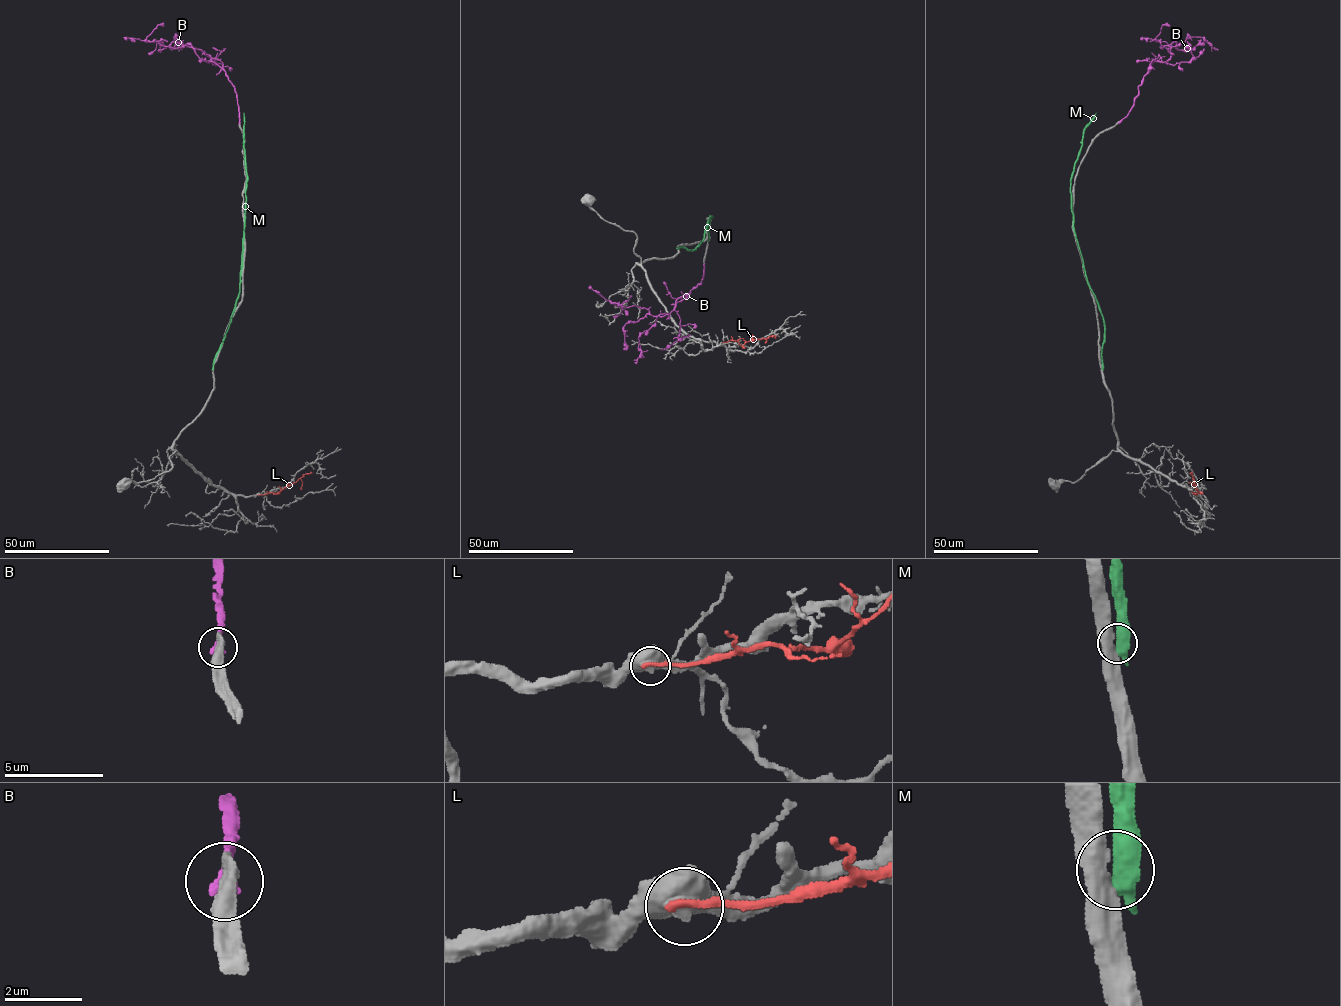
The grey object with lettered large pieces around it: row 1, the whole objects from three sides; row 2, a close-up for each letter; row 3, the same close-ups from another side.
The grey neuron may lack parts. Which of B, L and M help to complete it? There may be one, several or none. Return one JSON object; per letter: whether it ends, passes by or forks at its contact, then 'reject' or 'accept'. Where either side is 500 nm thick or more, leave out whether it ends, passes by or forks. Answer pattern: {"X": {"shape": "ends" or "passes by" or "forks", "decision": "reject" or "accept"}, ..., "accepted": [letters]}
{"B": {"decision": "reject"}, "L": {"decision": "reject"}, "M": {"shape": "passes by", "decision": "reject"}, "accepted": []}

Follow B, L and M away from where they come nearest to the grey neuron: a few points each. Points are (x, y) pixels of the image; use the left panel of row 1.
B: (239, 122), (234, 86), (219, 67), (201, 59), (190, 47), (161, 46), (146, 39), (158, 25), (163, 25)
L: (259, 494), (278, 493), (311, 472)
M: (212, 367), (238, 296), (247, 181), (243, 113)

